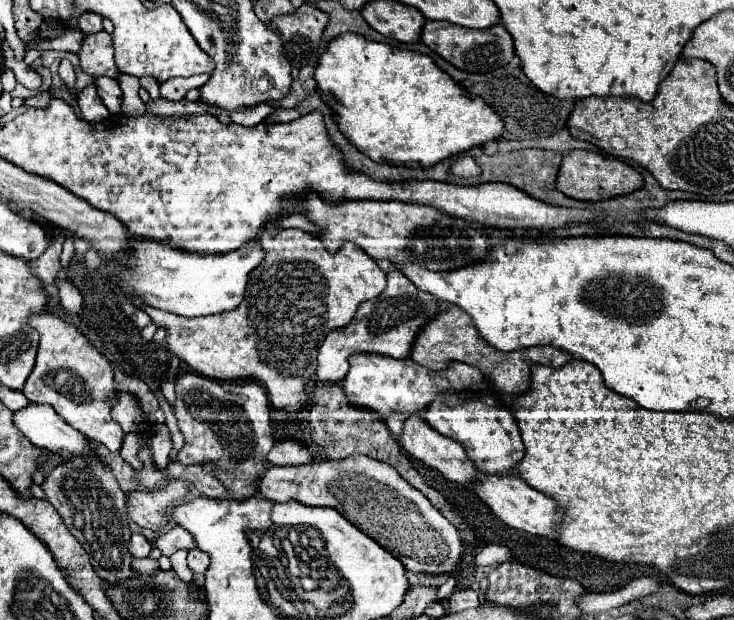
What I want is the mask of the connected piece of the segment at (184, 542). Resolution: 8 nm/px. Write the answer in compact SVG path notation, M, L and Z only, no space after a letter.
M176 526L176 528L172 528L168 532L162 532L158 536L156 548L160 548L164 556L172 556L176 550L192 550L192 548L196 548L196 540L188 530L184 530L182 526Z

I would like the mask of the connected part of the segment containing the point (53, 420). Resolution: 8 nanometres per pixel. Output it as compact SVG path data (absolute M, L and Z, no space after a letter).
M30 404L30 408L14 412L14 424L32 444L56 452L64 460L92 454L90 440L58 416L52 406Z

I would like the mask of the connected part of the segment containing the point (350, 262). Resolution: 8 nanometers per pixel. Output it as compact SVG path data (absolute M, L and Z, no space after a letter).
M264 228L260 244L264 244L266 248L266 258L250 274L246 296L236 310L200 318L184 318L150 306L146 308L146 312L156 322L156 326L162 326L166 330L166 348L198 374L212 380L252 378L266 388L270 404L274 408L298 412L308 404L304 386L316 374L316 354L326 338L326 332L348 326L356 316L358 306L366 300L376 298L386 288L386 274L378 268L372 258L368 258L350 242L346 242L336 254L330 254L322 248L318 236L308 234L304 230L278 228L276 236L272 236L270 228Z

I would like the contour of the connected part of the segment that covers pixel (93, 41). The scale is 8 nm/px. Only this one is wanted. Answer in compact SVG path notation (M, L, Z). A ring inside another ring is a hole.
M108 32L88 34L84 44L78 52L80 66L90 76L110 76L118 78L118 66L114 64L114 50L112 50L112 36Z

